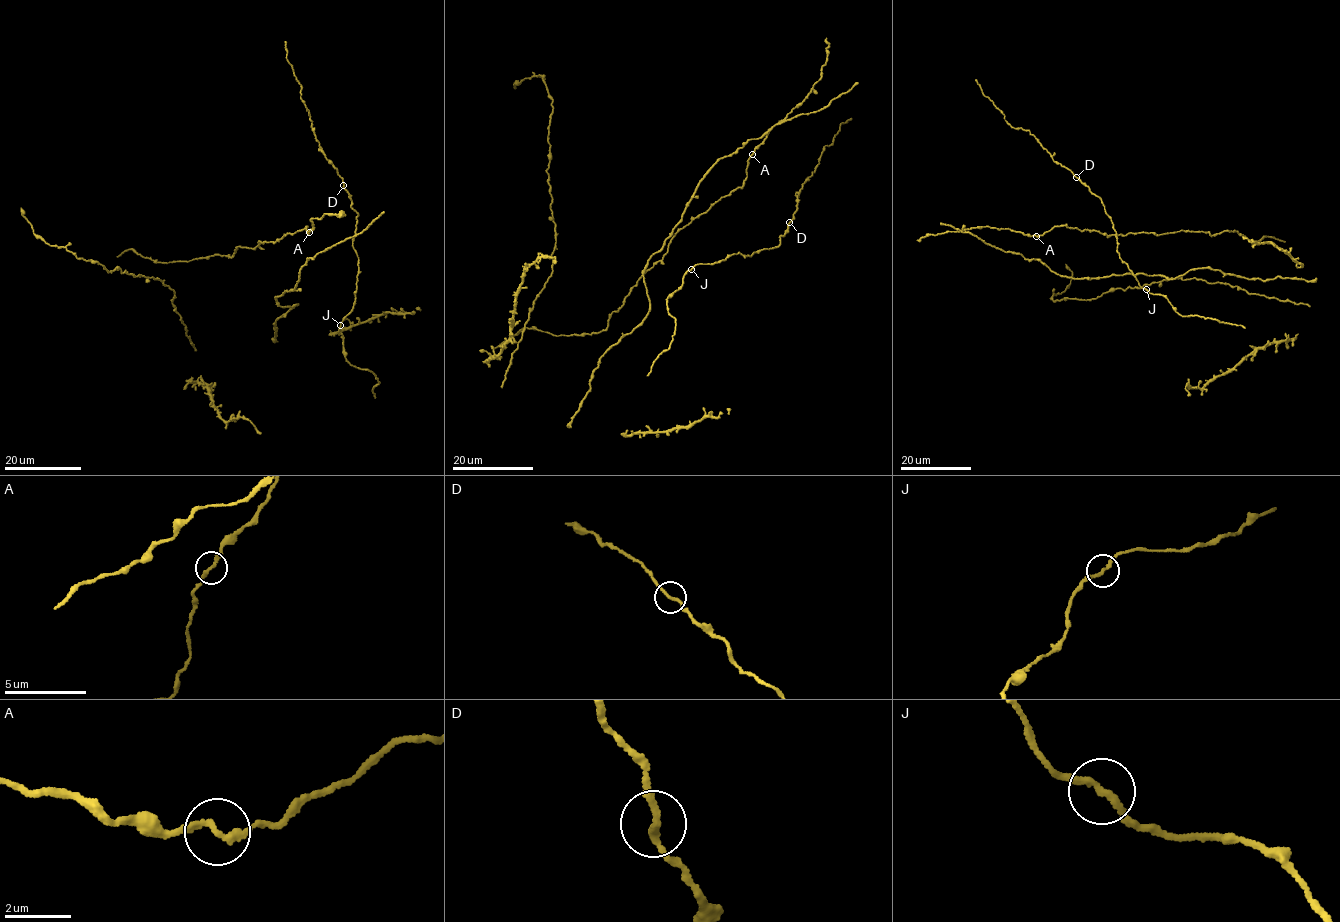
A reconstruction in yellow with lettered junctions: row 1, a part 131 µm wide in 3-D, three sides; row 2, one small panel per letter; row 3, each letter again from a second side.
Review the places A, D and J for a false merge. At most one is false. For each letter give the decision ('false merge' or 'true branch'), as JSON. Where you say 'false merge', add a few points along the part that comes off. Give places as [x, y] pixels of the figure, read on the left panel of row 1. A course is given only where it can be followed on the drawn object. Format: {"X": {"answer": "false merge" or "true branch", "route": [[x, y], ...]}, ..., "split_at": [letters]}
{"A": {"answer": "true branch"}, "D": {"answer": "true branch"}, "J": {"answer": "true branch"}, "split_at": []}

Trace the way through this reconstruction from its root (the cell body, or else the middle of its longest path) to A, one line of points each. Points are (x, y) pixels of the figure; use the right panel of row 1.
A: (1091, 230), (1057, 226), (1036, 235)

